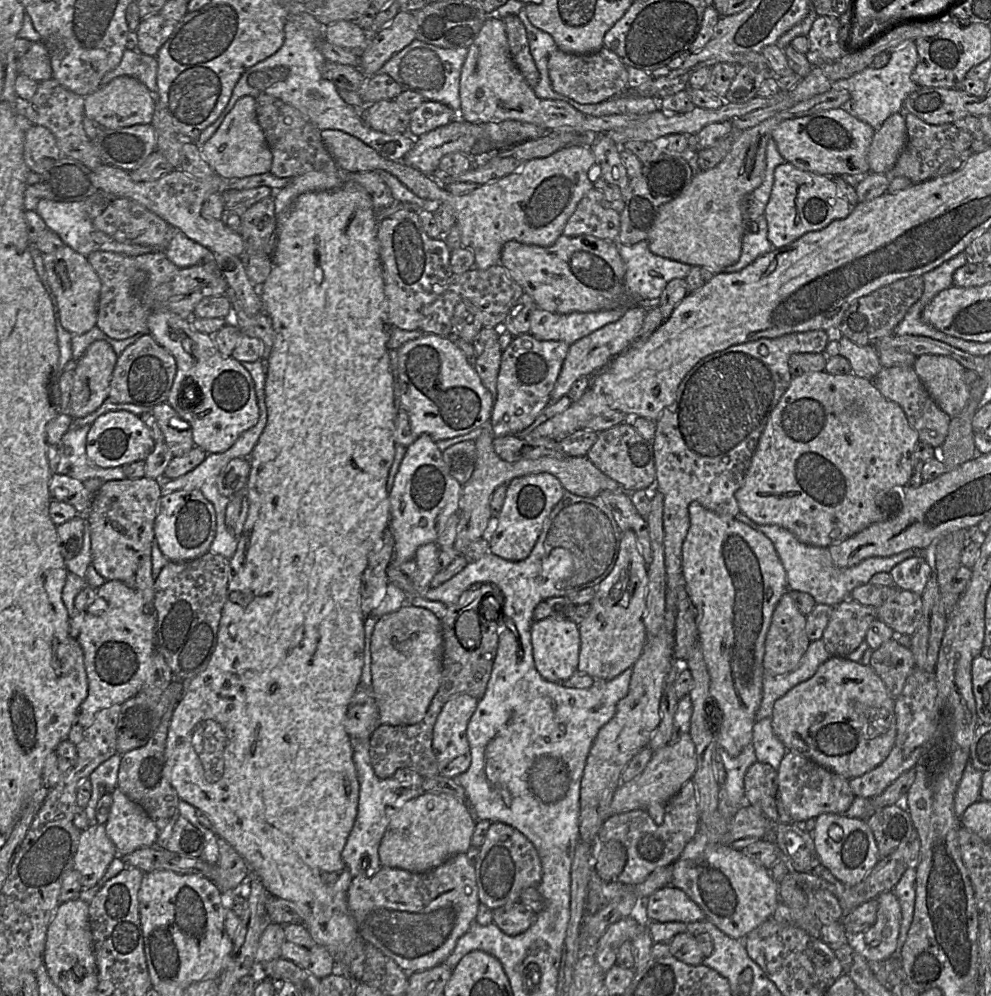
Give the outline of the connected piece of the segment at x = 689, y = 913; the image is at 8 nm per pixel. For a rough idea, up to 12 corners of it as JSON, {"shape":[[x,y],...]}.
{"shape":[[674,886],[645,901],[649,922],[694,925],[702,909]]}

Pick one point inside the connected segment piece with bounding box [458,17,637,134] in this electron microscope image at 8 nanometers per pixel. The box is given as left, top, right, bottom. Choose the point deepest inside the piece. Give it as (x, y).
(492, 89)

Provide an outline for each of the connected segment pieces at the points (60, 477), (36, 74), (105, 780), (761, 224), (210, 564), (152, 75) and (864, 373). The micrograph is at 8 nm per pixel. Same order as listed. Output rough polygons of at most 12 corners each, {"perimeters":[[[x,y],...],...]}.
{"perimeters":[[[52,474],[49,492],[88,513],[93,498],[82,481]],[[33,42],[17,71],[38,83],[52,79],[45,45]],[[121,755],[102,762],[89,776],[91,797],[85,806],[96,823],[99,799],[117,787]],[[763,214],[742,239],[737,262],[722,272],[740,271],[774,248],[768,240]],[[229,559],[169,561],[154,580],[155,651],[186,682],[207,667]],[[126,49],[100,87],[117,77],[137,78],[156,95],[156,57]],[[836,336],[852,373],[872,381],[882,369],[874,346]]]}

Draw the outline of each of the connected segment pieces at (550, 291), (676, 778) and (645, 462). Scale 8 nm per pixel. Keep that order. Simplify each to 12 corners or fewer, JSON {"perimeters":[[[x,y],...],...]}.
{"perimeters":[[[514,240],[500,265],[551,313],[639,303],[618,245]],[[690,733],[653,751],[620,783],[610,814],[643,809],[656,824],[695,770]],[[629,423],[586,457],[625,492],[655,487],[652,442]]]}

